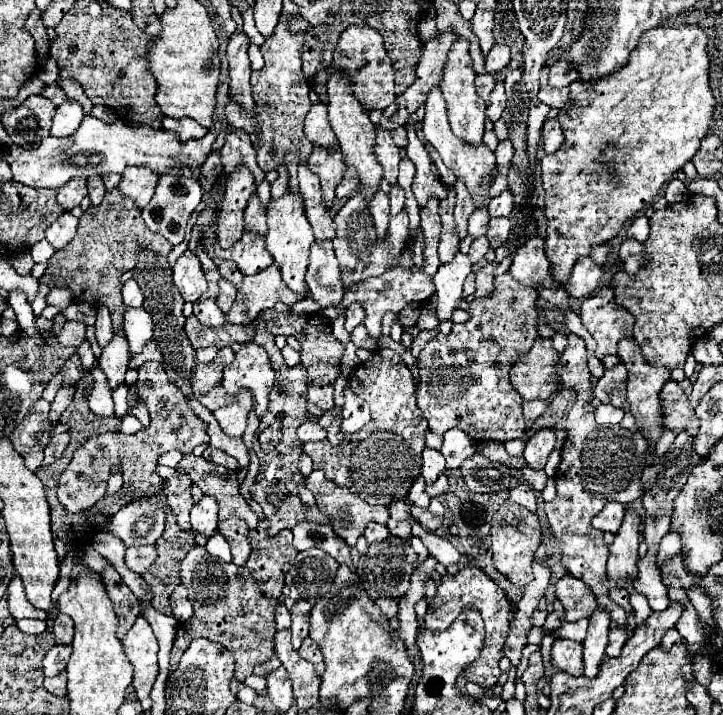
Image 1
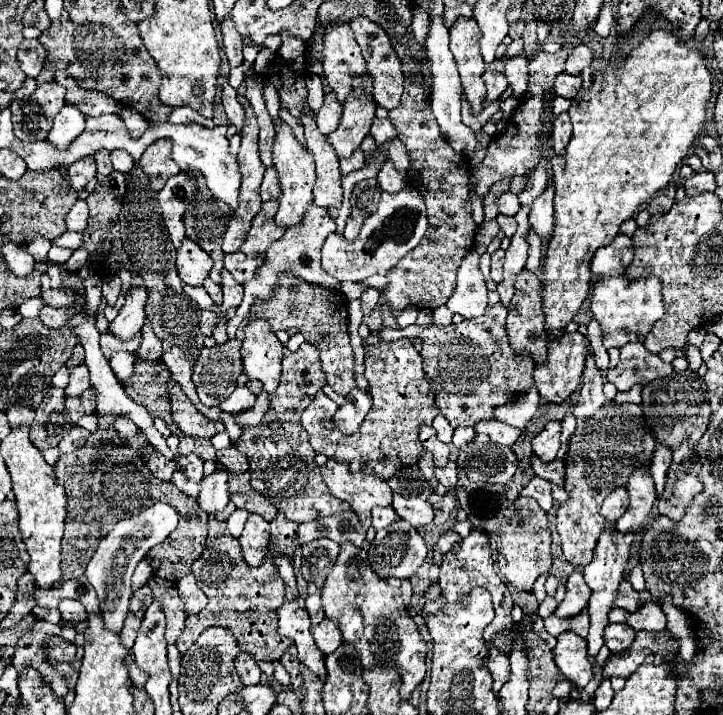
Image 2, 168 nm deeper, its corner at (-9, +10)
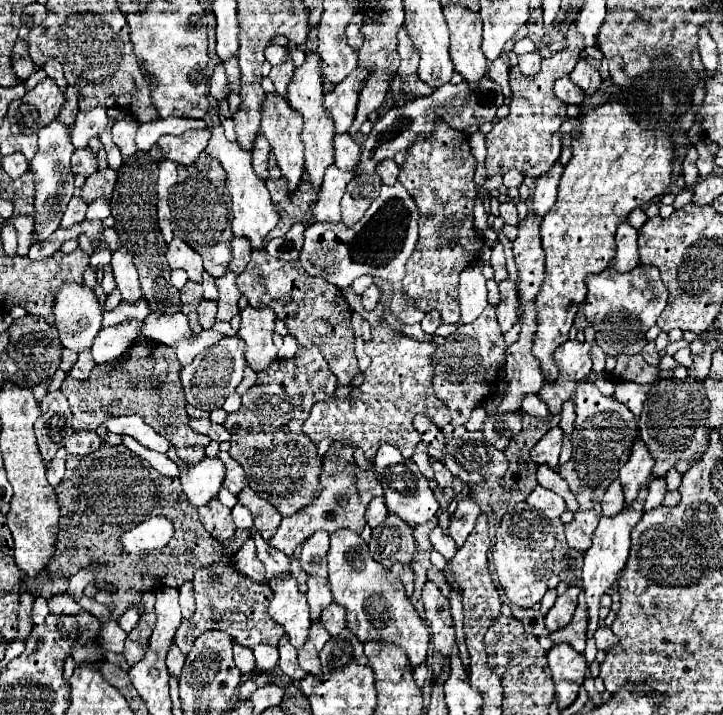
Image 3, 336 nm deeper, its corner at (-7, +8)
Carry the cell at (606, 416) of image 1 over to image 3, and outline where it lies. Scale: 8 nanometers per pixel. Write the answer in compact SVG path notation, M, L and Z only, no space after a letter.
M620 382L616 384L616 392L614 392L614 398L622 404L626 404L634 416L638 416L642 412L642 402L648 394L650 386L640 386L640 384L634 384L634 382Z

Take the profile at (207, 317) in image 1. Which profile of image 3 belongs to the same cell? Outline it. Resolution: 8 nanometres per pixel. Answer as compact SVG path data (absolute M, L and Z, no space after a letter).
M204 272L202 286L204 286L204 298L206 300L218 300L218 288L214 284L214 278L210 274L206 274L206 272Z

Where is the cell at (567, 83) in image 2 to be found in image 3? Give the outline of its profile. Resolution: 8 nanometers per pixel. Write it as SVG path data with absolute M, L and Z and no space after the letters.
M568 76L556 80L554 92L556 92L556 96L558 96L564 104L580 104L580 102L584 100L584 92L582 92Z

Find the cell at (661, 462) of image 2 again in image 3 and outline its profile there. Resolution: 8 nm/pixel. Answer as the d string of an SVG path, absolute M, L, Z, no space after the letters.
M652 478L648 484L648 498L644 502L644 510L648 512L648 510L660 506L664 500L664 494L666 494L666 480L664 478Z

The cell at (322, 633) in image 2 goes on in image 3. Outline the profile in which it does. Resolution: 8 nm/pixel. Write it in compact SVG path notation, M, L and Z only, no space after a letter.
M330 604L322 616L320 616L322 626L328 630L328 634L332 638L336 638L336 634L340 634L340 630L346 626L346 618L344 618L344 608L338 604Z

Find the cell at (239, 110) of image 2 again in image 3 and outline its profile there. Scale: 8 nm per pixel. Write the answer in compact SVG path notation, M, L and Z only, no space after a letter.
M218 64L212 78L210 78L210 94L220 102L228 98L228 82L226 82L226 74L224 74L224 66Z

